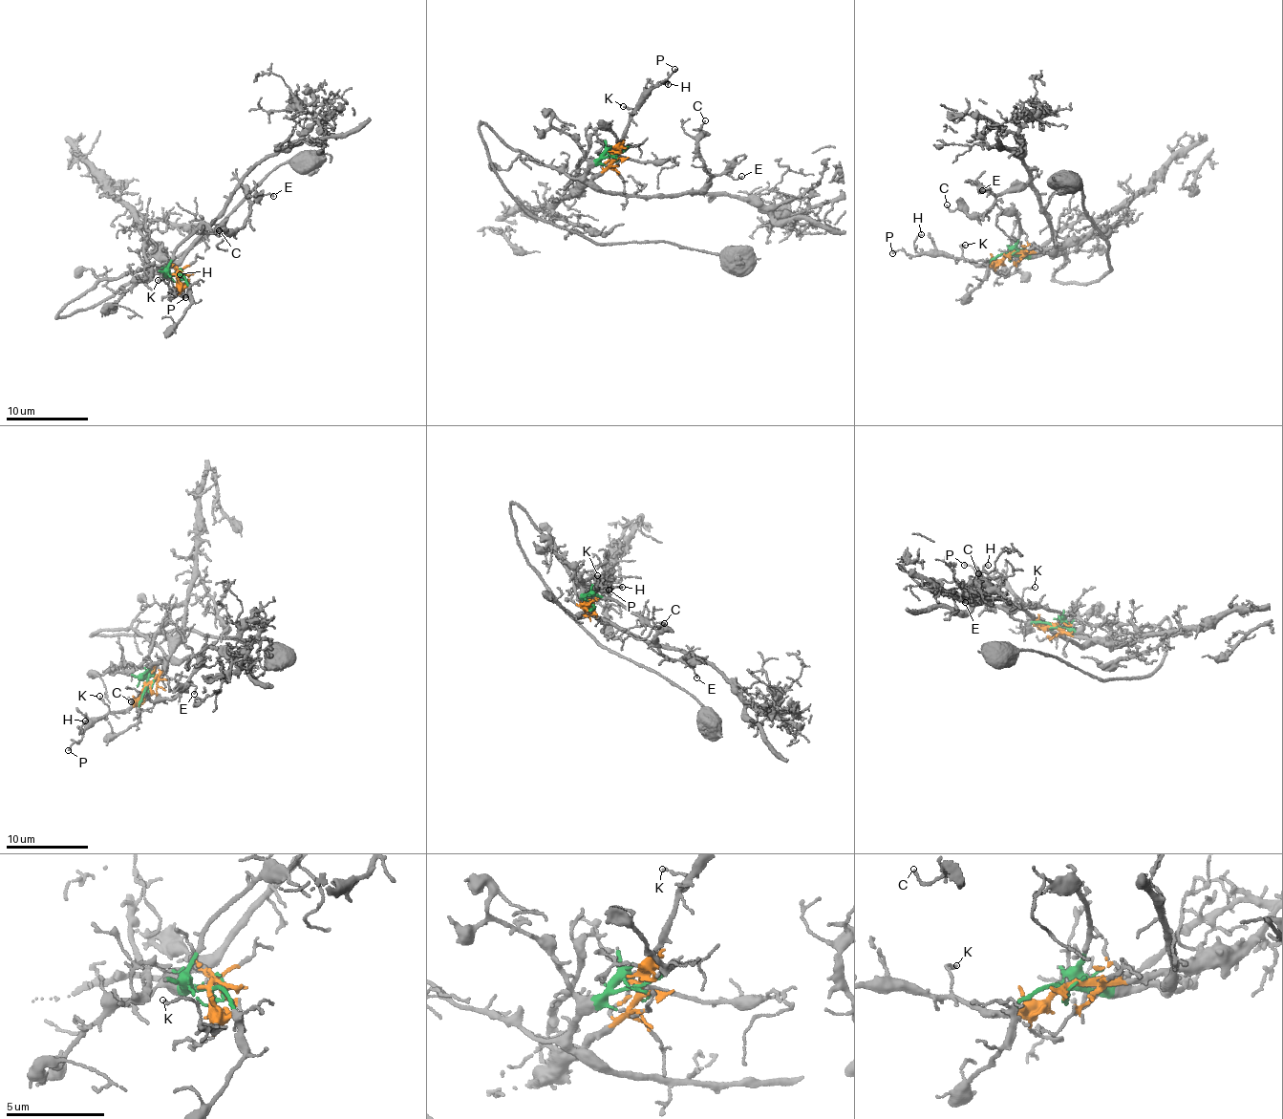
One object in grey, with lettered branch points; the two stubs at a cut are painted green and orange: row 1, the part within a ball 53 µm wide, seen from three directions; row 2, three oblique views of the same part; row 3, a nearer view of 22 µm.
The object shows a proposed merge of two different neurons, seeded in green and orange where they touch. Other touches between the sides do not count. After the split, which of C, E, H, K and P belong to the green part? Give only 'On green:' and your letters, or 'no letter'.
On green: C, E

